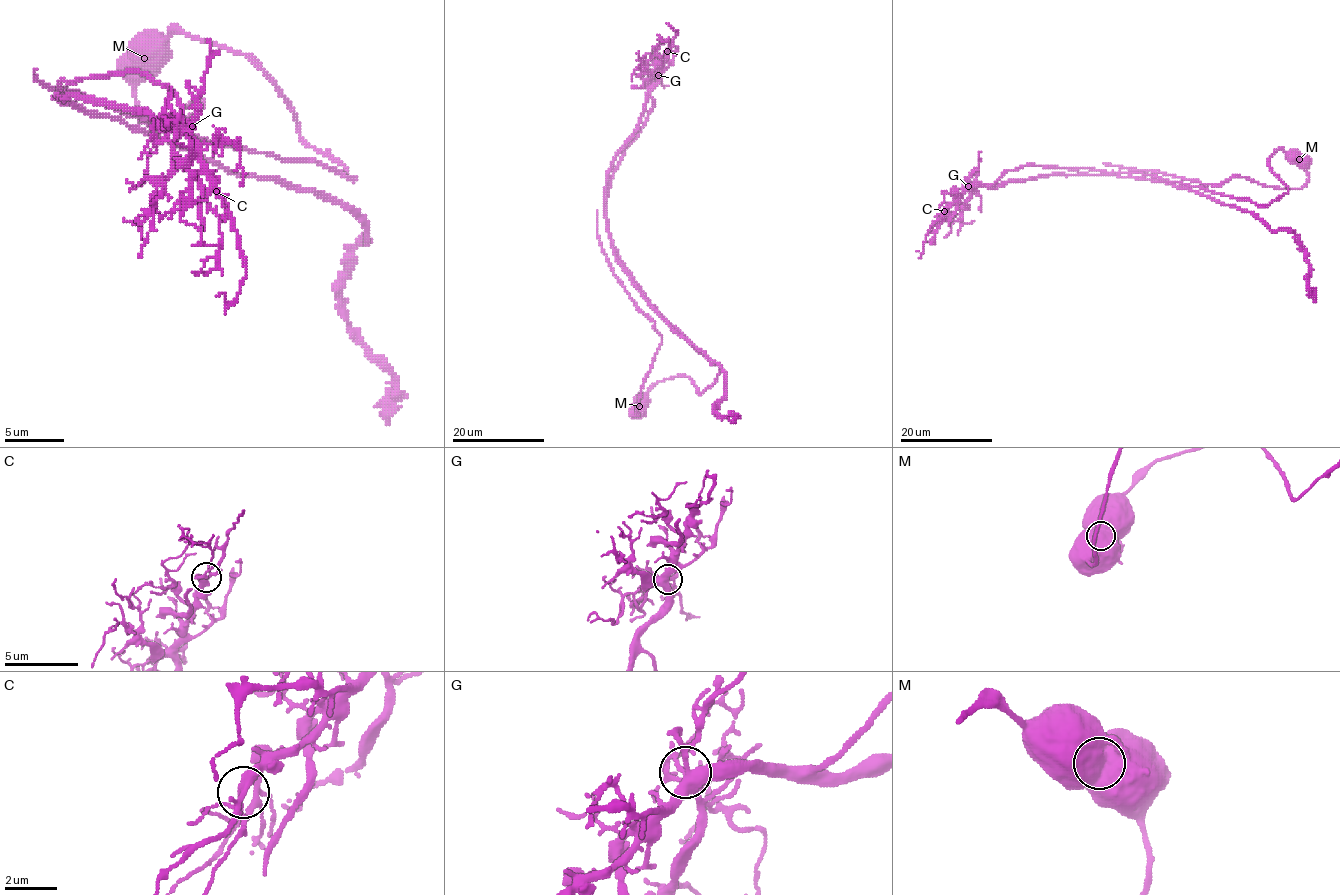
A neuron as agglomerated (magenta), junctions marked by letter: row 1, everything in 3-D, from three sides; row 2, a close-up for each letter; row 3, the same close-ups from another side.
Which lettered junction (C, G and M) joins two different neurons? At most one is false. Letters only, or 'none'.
M

